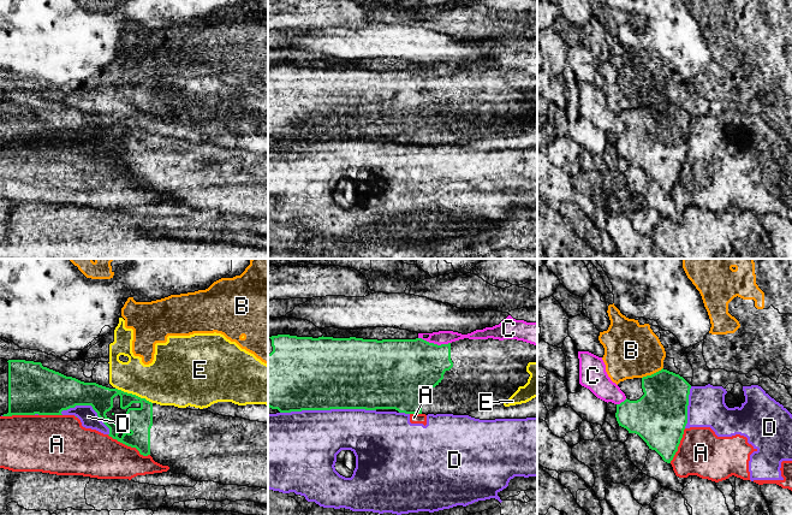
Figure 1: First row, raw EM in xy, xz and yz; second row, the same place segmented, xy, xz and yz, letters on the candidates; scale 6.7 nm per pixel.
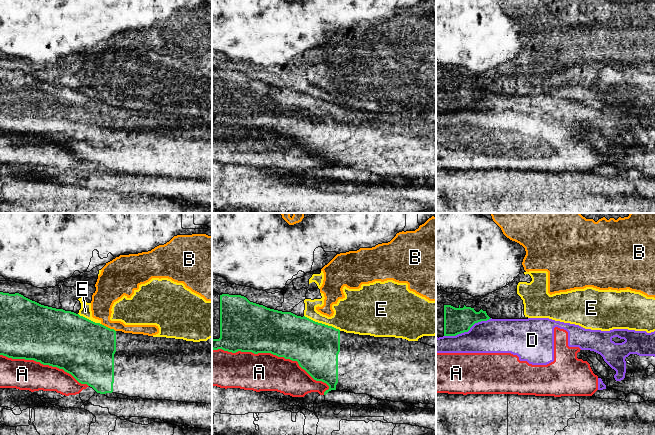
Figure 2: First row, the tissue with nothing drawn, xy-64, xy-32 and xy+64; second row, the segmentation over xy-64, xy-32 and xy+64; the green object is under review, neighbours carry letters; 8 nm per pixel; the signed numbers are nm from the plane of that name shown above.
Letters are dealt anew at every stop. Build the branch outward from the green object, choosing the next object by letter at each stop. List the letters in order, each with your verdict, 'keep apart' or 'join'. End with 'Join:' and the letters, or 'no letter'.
A: keep apart
B: keep apart
C: keep apart
D: keep apart
E: keep apart
Join: no letter

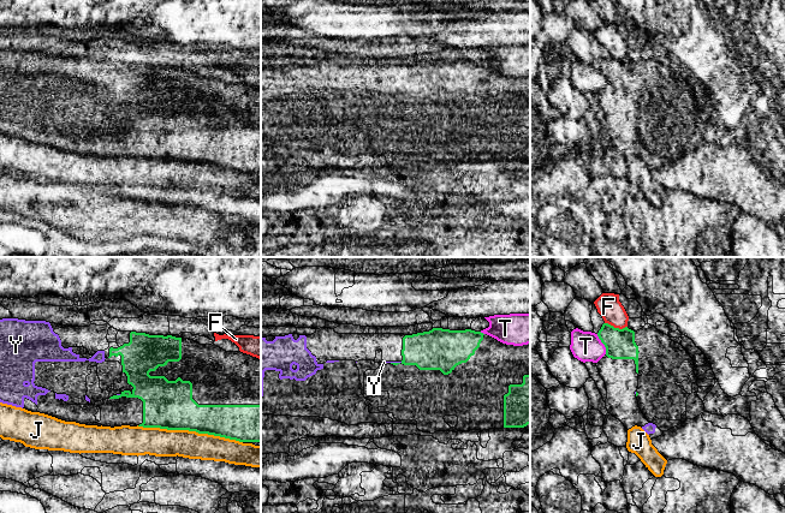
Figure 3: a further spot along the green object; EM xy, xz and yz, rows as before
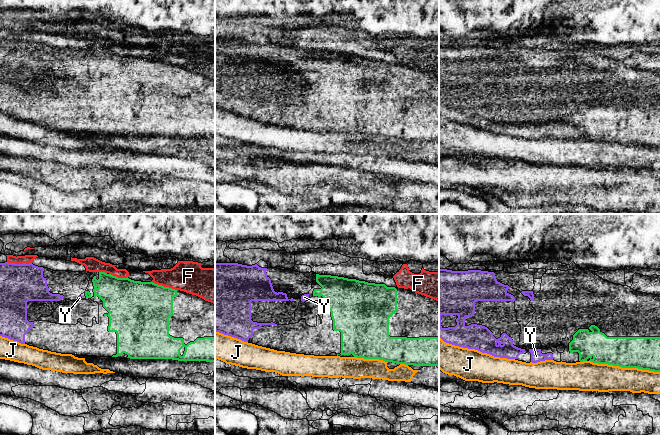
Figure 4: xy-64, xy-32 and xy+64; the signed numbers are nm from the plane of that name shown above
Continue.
F: keep apart
J: keep apart
T: keep apart
Y: join
Join: Y

